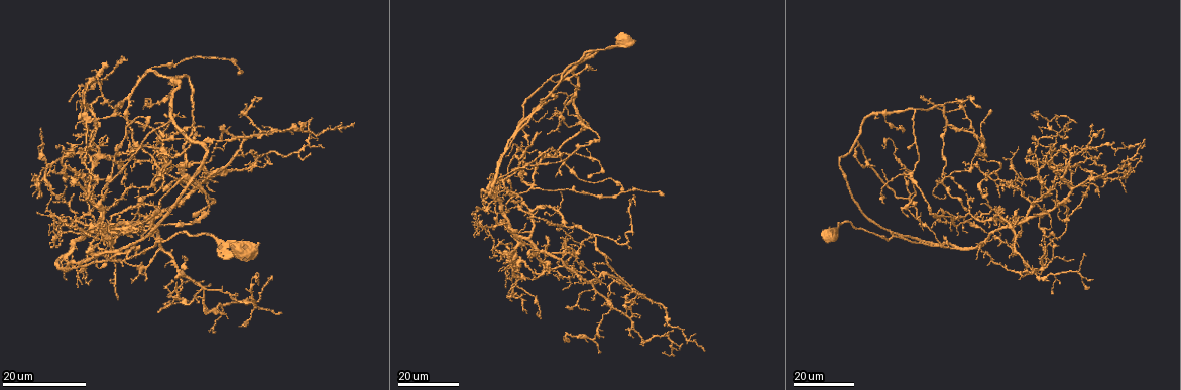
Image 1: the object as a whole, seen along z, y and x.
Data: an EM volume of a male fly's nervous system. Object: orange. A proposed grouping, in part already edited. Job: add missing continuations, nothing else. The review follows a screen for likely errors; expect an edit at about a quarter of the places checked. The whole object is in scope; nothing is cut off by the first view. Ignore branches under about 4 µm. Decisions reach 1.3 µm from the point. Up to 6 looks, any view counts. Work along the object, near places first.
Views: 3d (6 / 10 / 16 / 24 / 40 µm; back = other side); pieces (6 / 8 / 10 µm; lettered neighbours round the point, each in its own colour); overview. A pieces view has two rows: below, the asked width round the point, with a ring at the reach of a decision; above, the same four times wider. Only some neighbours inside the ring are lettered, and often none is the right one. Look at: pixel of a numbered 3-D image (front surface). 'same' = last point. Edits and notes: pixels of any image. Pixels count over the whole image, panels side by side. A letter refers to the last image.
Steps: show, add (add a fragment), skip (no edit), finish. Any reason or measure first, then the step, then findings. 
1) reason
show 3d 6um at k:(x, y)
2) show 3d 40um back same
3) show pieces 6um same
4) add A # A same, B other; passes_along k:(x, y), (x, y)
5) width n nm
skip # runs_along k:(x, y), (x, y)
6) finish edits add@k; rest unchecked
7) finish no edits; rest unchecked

long arm stops here
show 3d 16um at 1:(117, 298)

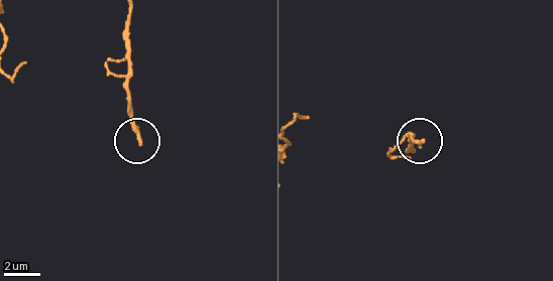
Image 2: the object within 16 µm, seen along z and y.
show pieces 10um at 2:(423, 141)

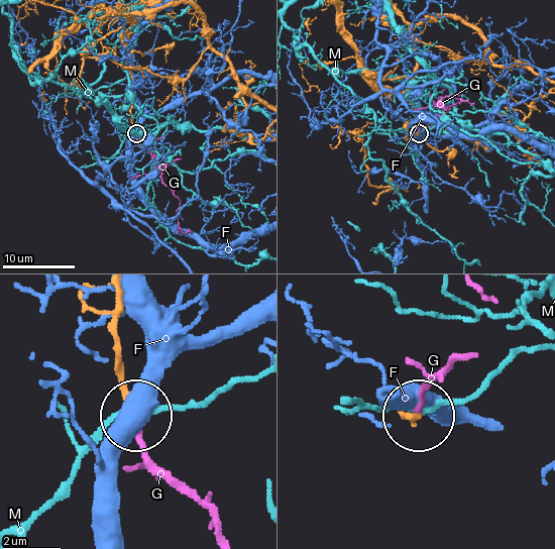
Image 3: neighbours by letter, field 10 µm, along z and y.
add G # F other, G same, M other; passes_along 3:(114, 342), (138, 441), (208, 513), (215, 535); it goes on there

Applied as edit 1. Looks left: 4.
show overview

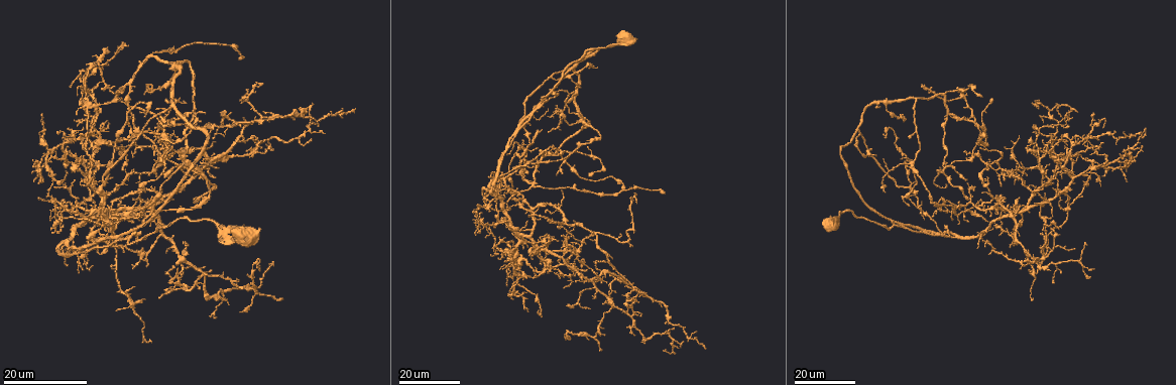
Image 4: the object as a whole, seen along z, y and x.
free end
show 3d 24um at 4:(1063, 208)

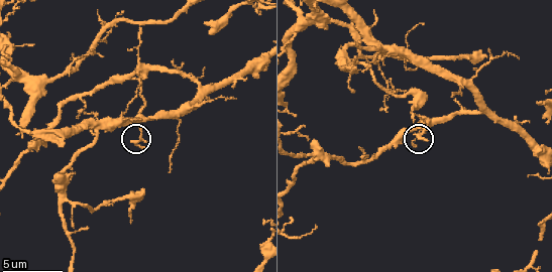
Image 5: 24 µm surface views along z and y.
see the neighbours
show pieces 10um at 5:(427, 139)

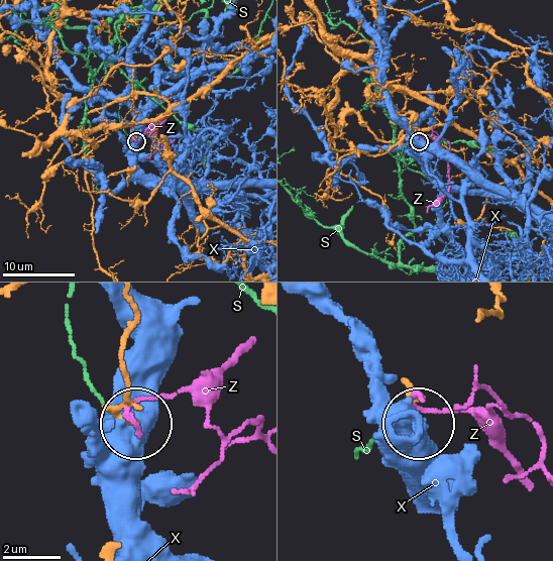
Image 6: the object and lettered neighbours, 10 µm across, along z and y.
skip # S other, X other, Z other; none of them fits

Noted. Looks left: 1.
finish edits add@3; rest unchecked

